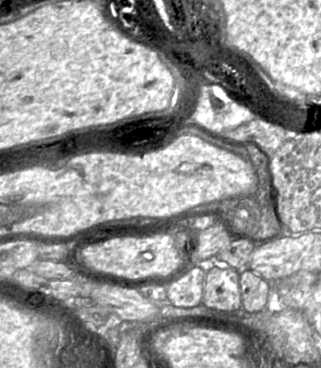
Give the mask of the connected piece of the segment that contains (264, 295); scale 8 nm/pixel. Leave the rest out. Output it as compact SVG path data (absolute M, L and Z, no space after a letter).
M249 268L240 271L239 285L242 309L248 313L257 313L264 310L268 302L270 285Z

